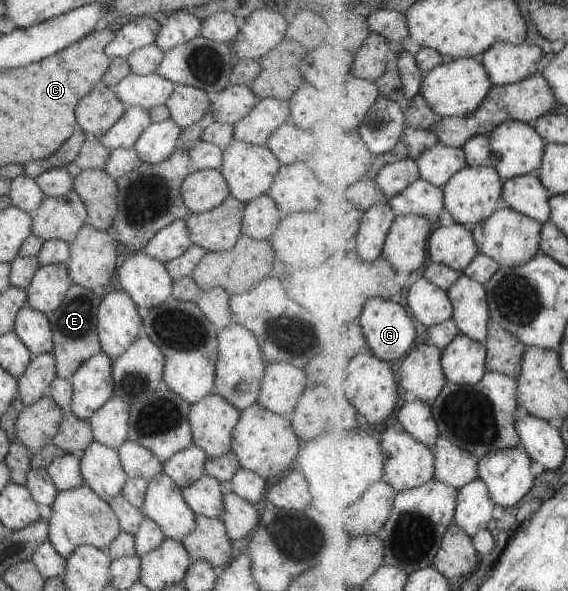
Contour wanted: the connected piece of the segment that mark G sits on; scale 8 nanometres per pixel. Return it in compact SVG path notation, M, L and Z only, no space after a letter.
M382 297L371 298L365 304L362 311L360 330L364 331L369 347L372 352L383 361L393 361L400 356L404 356L406 352L412 350L414 342L416 342L416 326L412 316L406 312L406 308L398 302L392 300L384 300Z

